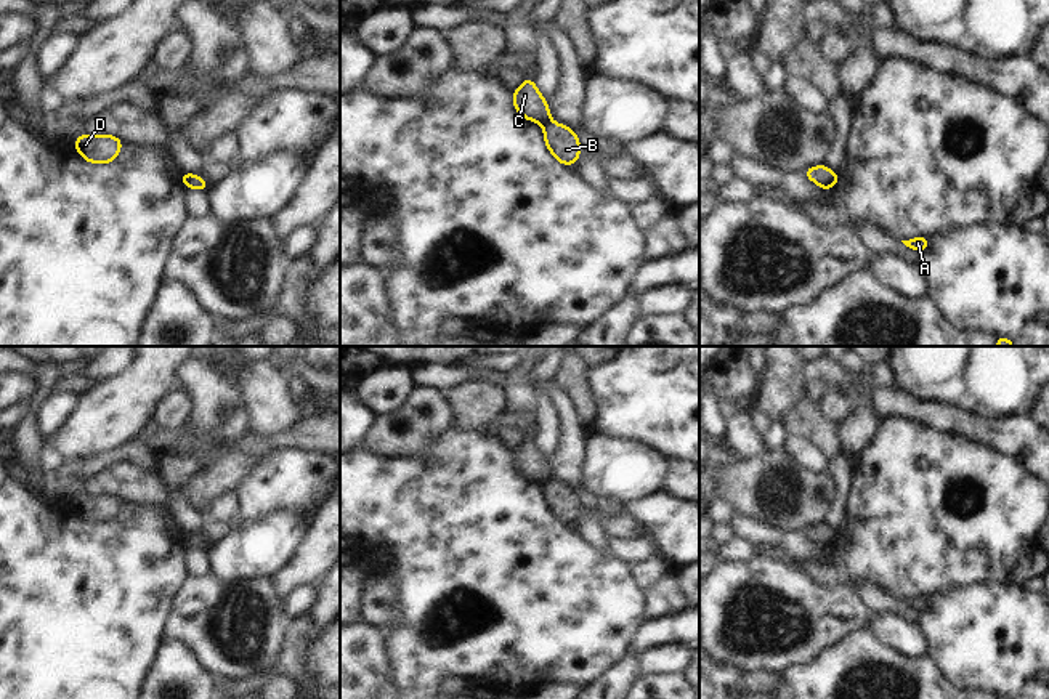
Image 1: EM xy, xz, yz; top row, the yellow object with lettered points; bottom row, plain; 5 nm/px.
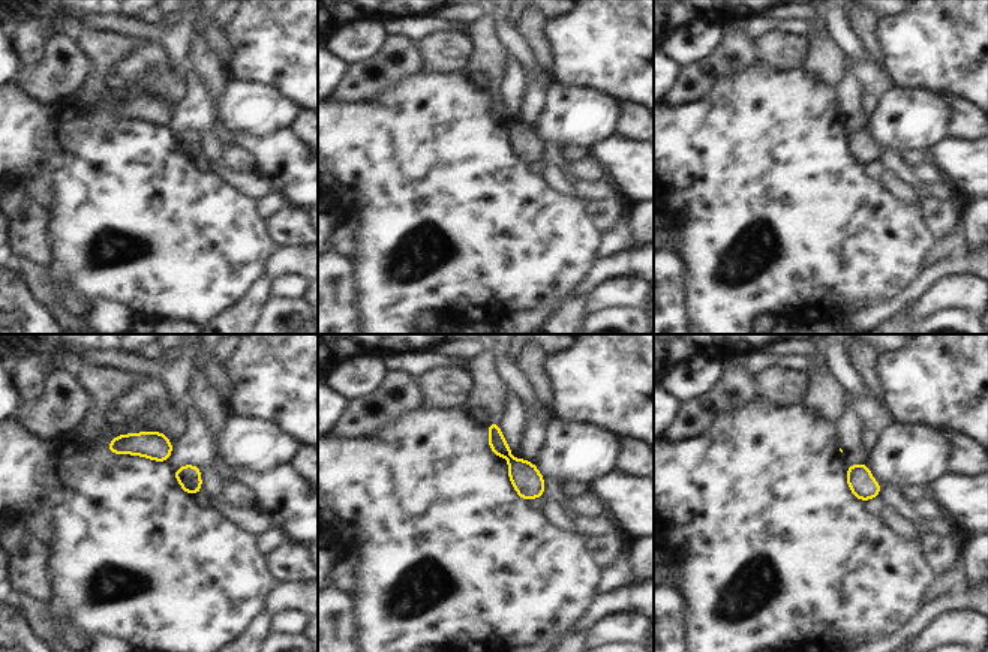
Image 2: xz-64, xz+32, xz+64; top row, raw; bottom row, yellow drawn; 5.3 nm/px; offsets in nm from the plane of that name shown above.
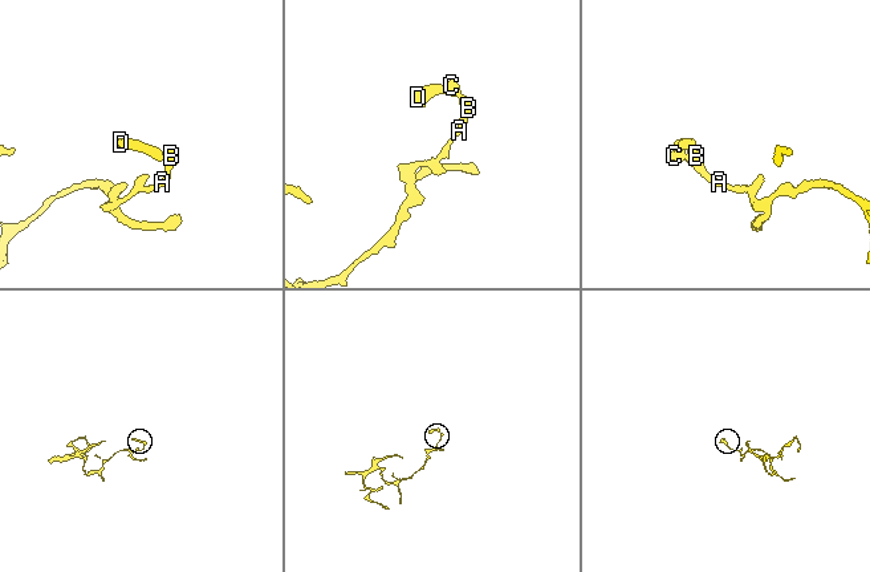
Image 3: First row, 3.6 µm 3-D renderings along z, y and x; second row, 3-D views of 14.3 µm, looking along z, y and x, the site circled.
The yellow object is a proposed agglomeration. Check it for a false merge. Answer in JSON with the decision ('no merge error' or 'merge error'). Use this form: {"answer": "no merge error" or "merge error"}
{"answer": "merge error"}

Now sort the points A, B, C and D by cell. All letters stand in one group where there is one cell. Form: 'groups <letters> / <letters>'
groups A B / C D

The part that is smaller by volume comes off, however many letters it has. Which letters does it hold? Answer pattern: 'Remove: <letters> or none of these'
Remove: C, D

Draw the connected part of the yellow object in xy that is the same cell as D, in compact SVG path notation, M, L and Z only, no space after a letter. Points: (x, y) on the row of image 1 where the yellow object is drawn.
M80 135L74 146L83 160L91 164L109 164L117 159L124 141L112 135Z

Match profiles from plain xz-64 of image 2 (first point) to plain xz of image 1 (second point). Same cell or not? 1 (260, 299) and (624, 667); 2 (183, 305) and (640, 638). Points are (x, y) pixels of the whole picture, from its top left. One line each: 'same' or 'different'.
1: same
2: different

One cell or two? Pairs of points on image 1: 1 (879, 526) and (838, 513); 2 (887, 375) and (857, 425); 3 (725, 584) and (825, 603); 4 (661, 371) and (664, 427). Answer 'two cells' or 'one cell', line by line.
1: two cells
2: two cells
3: one cell
4: one cell

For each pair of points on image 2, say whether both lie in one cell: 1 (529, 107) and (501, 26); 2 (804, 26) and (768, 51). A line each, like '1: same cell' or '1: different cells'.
1: same cell
2: different cells

